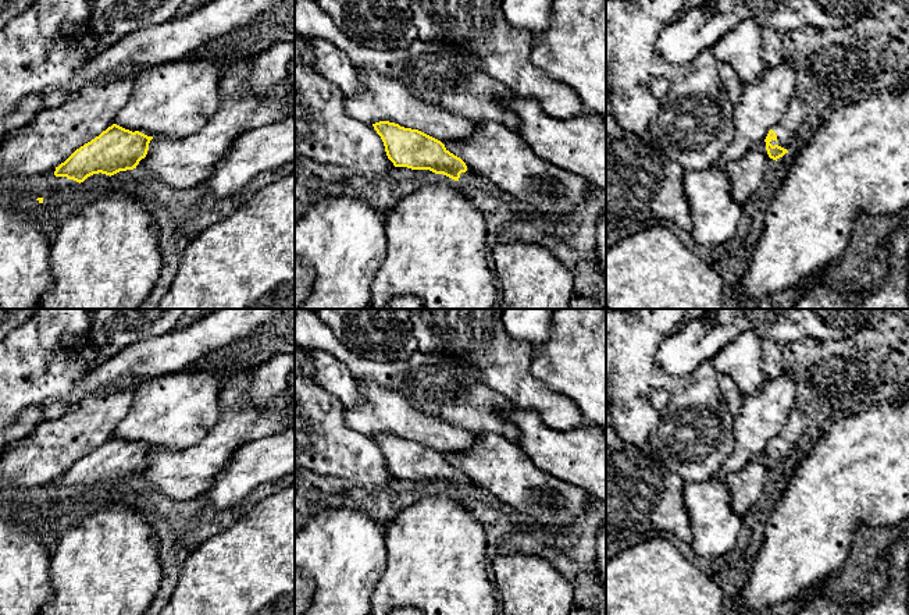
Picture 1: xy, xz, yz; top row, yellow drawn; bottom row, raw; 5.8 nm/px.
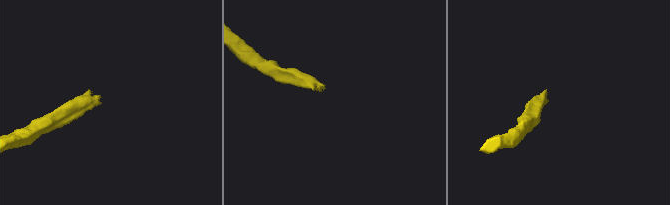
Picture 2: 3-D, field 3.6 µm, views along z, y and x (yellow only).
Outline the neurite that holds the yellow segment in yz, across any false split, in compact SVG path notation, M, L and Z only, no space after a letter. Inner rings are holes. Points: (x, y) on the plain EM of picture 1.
M794 409L780 434L769 442L764 454L770 470L778 472L795 456L802 444L805 413Z

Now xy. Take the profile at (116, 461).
M113 436L99 448L76 461L56 479L56 488L83 494L93 486L114 487L133 481L146 469L153 448Z

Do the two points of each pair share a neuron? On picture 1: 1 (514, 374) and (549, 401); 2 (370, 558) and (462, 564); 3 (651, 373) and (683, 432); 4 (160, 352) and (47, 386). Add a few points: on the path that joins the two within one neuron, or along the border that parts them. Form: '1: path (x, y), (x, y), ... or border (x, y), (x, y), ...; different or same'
1: path (523, 383), (541, 400); same
2: border (384, 528), (385, 566), (374, 590); different
3: path (666, 383), (683, 400), (683, 416); same
4: border (97, 366), (64, 395); different

